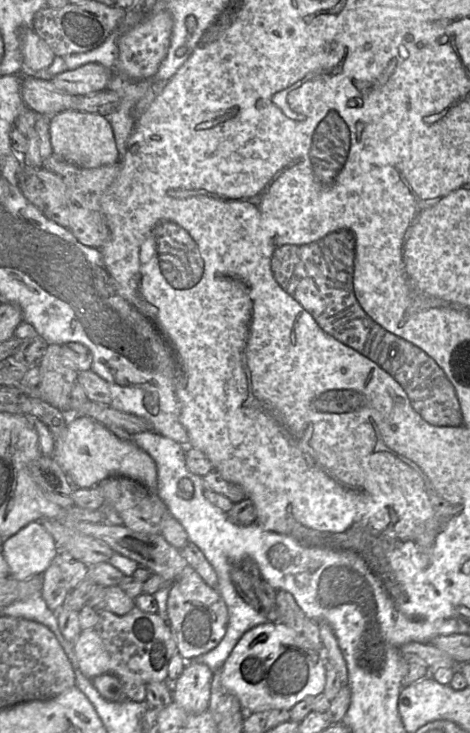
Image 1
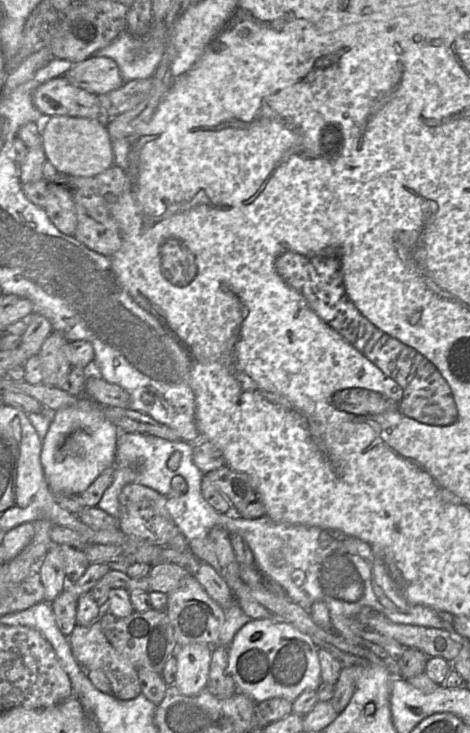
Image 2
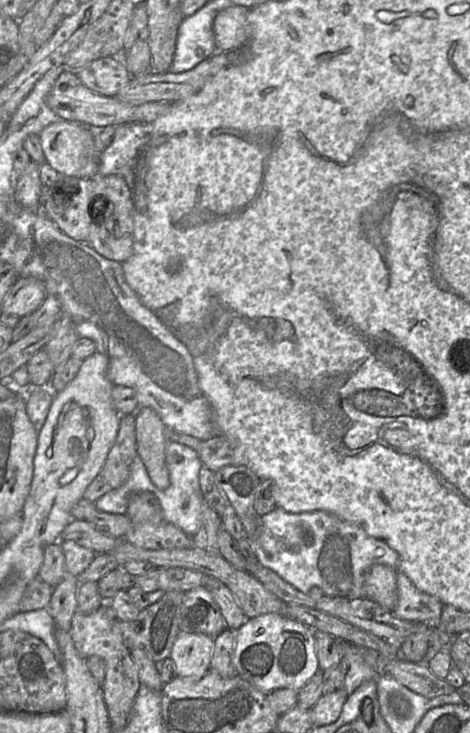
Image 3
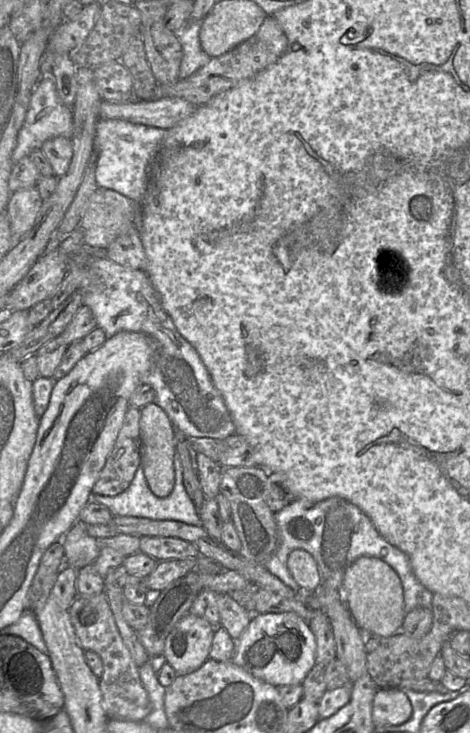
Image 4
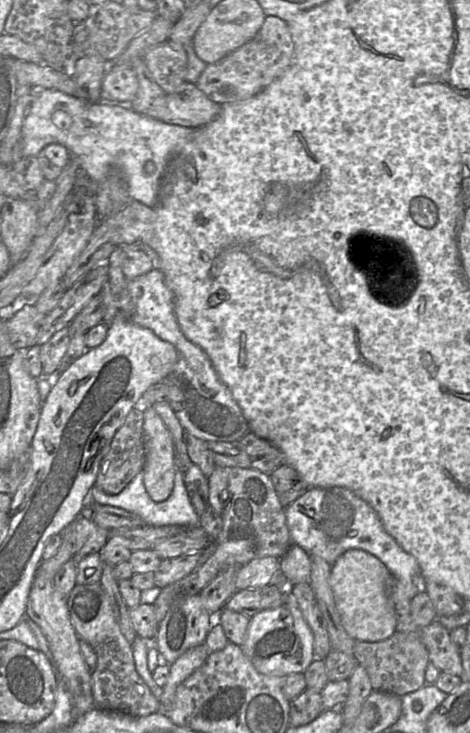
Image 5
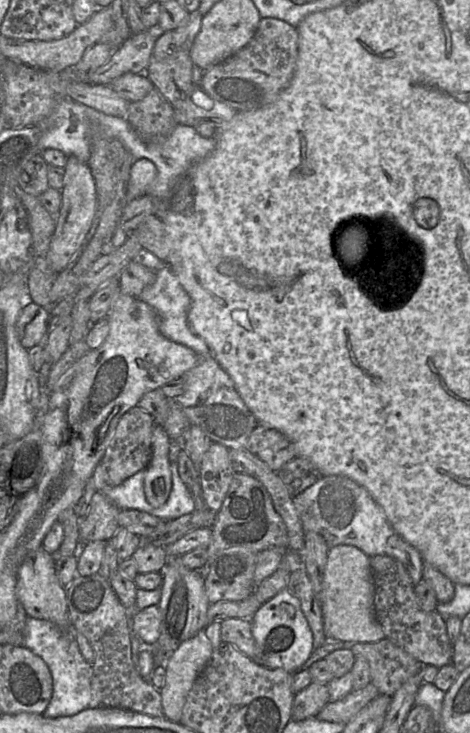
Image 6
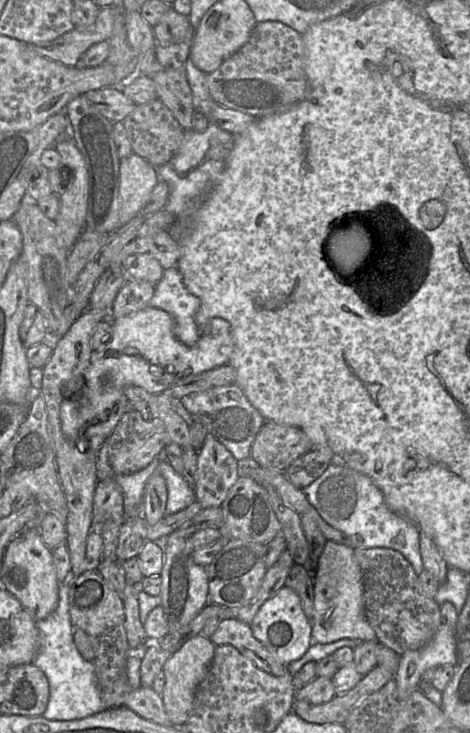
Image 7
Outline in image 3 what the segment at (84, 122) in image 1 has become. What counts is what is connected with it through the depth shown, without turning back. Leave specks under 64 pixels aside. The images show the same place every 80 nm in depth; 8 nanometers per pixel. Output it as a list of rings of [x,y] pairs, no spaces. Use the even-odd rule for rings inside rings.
[[[61,119],[45,127],[39,140],[46,162],[60,175],[88,179],[98,174],[101,152],[95,148],[93,129],[89,126]]]

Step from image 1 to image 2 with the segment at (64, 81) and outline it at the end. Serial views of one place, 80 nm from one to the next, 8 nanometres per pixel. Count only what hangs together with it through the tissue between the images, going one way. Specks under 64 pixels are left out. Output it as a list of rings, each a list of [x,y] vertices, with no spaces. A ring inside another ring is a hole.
[[[91,56],[72,66],[63,76],[74,86],[95,95],[109,93],[124,85],[117,63],[108,57]]]

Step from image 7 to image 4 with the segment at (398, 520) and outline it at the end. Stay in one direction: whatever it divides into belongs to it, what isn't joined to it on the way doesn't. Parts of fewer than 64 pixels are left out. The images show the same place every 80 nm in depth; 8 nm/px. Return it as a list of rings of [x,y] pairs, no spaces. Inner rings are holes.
[[[330,497],[317,503],[305,499],[293,500],[275,513],[278,527],[278,547],[263,562],[264,566],[294,591],[304,590],[291,575],[287,560],[295,549],[309,552],[316,561],[320,583],[340,592],[346,569],[358,558],[369,556],[383,560],[400,578],[405,614],[415,608],[432,609],[433,594],[416,577],[408,555],[390,544],[376,530],[369,517],[356,505],[340,497]]]

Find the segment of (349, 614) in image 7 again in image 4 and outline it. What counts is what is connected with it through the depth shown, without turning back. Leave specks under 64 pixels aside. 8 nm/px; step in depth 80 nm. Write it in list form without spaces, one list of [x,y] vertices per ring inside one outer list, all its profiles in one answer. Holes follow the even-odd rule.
[[[362,556],[345,571],[341,596],[353,621],[365,634],[388,637],[401,628],[404,617],[403,588],[394,569],[381,559]]]

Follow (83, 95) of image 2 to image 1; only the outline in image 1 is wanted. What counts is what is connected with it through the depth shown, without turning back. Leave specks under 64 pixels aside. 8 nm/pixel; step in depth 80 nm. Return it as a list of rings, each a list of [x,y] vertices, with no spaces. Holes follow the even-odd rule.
[[[24,76],[21,96],[37,115],[52,116],[65,110],[76,110],[77,96],[63,92],[51,80]]]

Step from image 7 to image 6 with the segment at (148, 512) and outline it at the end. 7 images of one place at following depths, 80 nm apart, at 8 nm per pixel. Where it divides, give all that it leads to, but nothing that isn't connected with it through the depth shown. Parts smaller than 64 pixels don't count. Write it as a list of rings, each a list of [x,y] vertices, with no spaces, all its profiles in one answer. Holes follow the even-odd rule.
[[[155,424],[152,434],[152,456],[144,479],[146,499],[154,508],[166,503],[172,488],[170,443],[171,440],[163,427]]]

